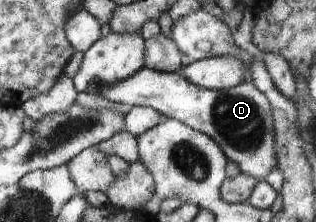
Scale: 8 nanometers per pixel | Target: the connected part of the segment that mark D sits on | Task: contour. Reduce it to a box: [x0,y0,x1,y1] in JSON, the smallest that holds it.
[96,67,278,182]

